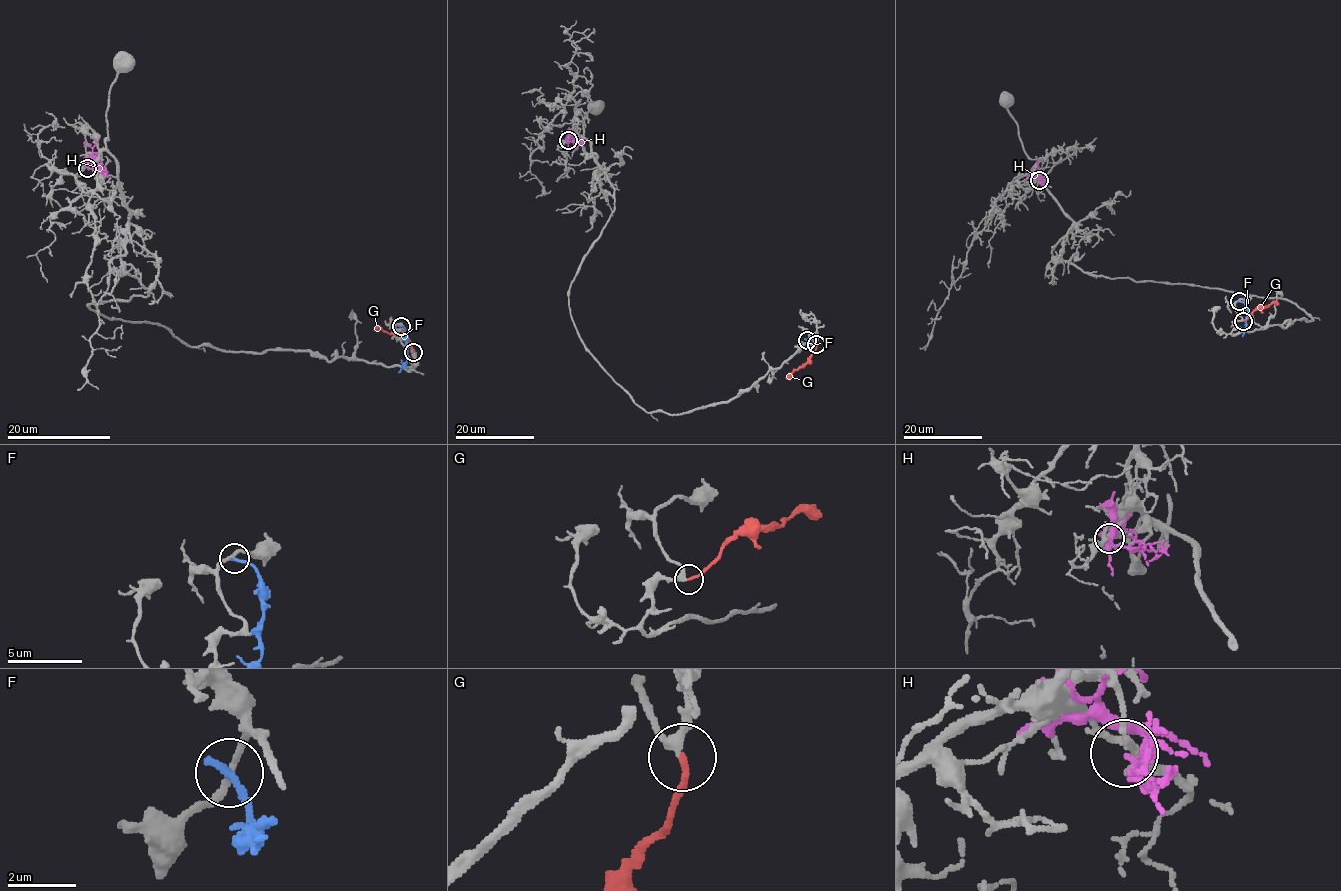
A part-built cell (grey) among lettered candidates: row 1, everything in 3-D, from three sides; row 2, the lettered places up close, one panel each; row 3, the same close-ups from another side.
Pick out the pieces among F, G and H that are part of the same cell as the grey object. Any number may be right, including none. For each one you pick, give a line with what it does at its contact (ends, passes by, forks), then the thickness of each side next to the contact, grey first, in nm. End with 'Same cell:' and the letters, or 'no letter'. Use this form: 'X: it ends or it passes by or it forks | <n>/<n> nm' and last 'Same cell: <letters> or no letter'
G: it ends | 280/170 nm
Same cell: G

